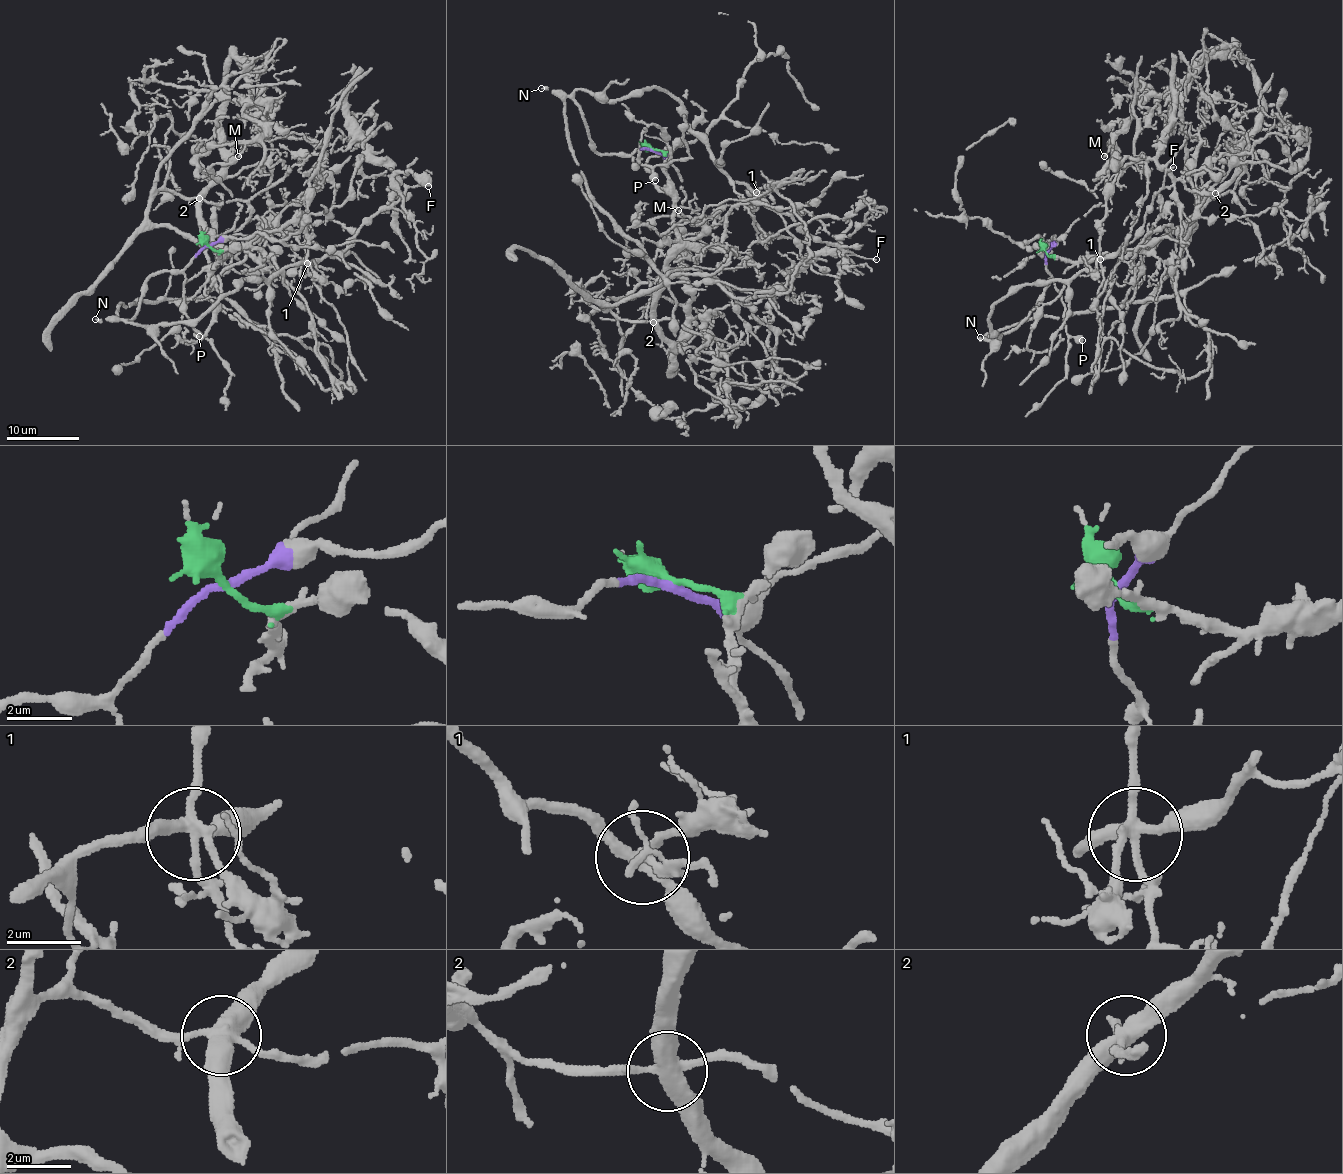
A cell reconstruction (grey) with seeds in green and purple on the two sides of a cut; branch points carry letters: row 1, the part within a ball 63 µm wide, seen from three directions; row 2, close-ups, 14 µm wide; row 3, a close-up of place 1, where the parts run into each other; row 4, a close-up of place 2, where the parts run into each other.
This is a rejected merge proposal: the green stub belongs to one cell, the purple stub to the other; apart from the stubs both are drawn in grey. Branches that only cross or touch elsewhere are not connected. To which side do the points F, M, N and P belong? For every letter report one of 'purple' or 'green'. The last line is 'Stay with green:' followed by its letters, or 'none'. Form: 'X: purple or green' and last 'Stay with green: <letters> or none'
F: purple
M: green
N: purple
P: purple
Stay with green: M

